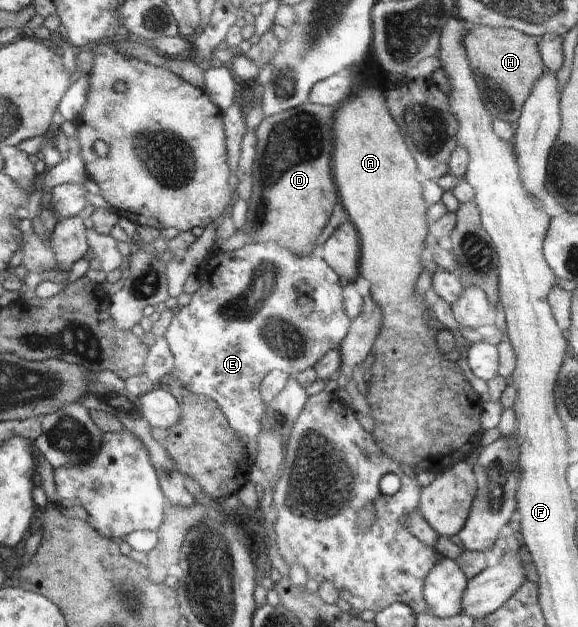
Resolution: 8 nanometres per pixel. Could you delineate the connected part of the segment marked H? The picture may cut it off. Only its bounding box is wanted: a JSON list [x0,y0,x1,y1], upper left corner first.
[465,25,545,123]

